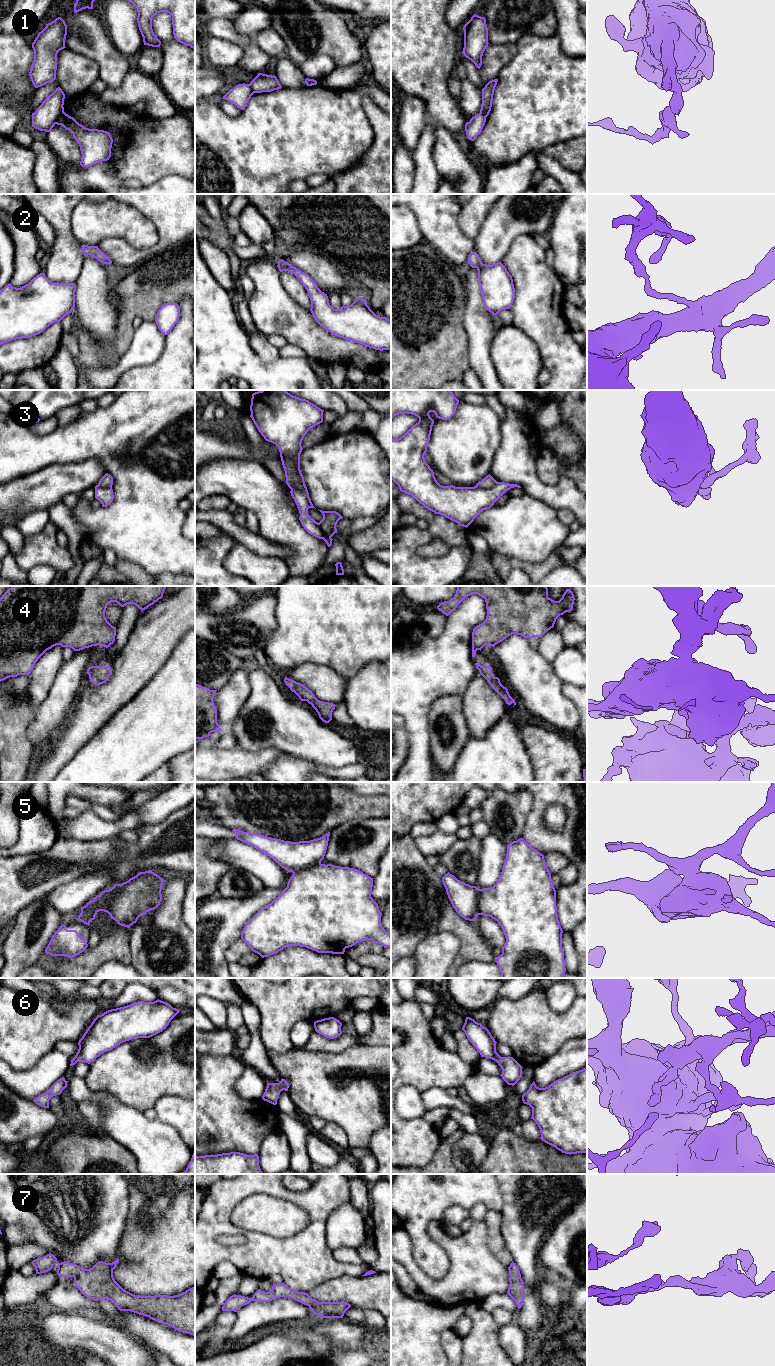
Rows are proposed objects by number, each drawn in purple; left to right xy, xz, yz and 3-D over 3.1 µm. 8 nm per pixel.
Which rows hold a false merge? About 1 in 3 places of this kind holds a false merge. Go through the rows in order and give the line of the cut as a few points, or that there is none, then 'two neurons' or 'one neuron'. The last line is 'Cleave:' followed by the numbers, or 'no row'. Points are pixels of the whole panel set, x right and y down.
1: cut xy (63, 111), (55, 123); two neurons
2: cut none; one neuron
3: cut xz (281, 459), (290, 459), (296, 465), (297, 477), (305, 489); two neurons
4: cut none; one neuron
5: cut none; one neuron
6: cut none; one neuron
7: cut none; one neuron
Cleave: 1, 3

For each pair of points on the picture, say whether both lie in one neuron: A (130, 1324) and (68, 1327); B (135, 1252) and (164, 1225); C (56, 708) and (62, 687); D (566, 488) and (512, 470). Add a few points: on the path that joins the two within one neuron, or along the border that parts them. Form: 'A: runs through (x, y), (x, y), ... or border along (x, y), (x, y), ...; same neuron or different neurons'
A: border along (92, 1319), (105, 1321), (118, 1327); different neurons
B: runs through (142, 1247), (157, 1232); same neuron
C: runs through (58, 703), (62, 692); same neuron
D: runs through (553, 490), (539, 490), (525, 476); same neuron

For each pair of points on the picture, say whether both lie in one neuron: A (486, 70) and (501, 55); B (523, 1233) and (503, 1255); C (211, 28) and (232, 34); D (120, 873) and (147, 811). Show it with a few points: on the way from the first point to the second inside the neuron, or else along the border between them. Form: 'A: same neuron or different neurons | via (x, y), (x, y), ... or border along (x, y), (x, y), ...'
A: same neuron | via (490, 66), (497, 59)
B: different neurons | border along (500, 1227), (505, 1246), (513, 1261)
C: same neuron | via (216, 28), (223, 28), (227, 31)
D: different neurons | border along (163, 820), (137, 828)

